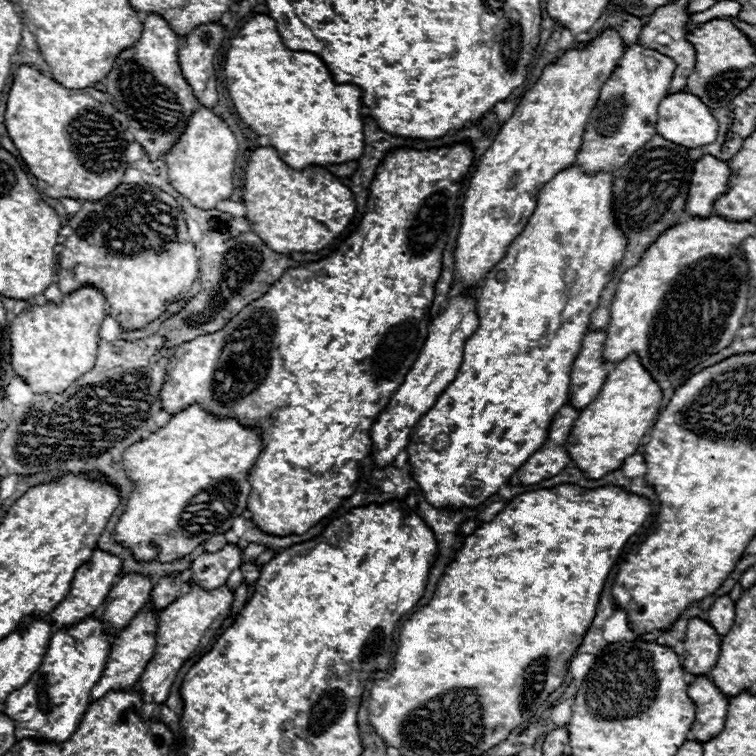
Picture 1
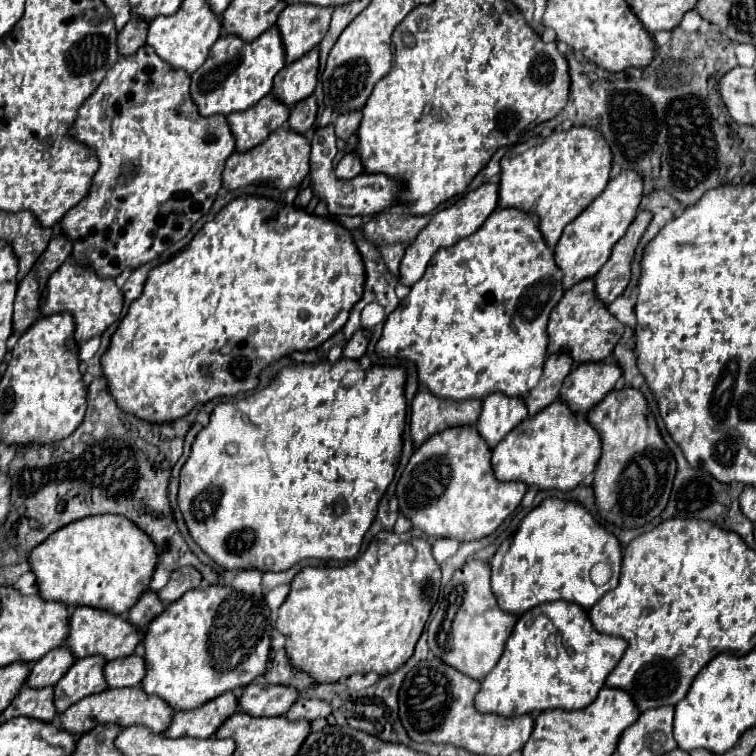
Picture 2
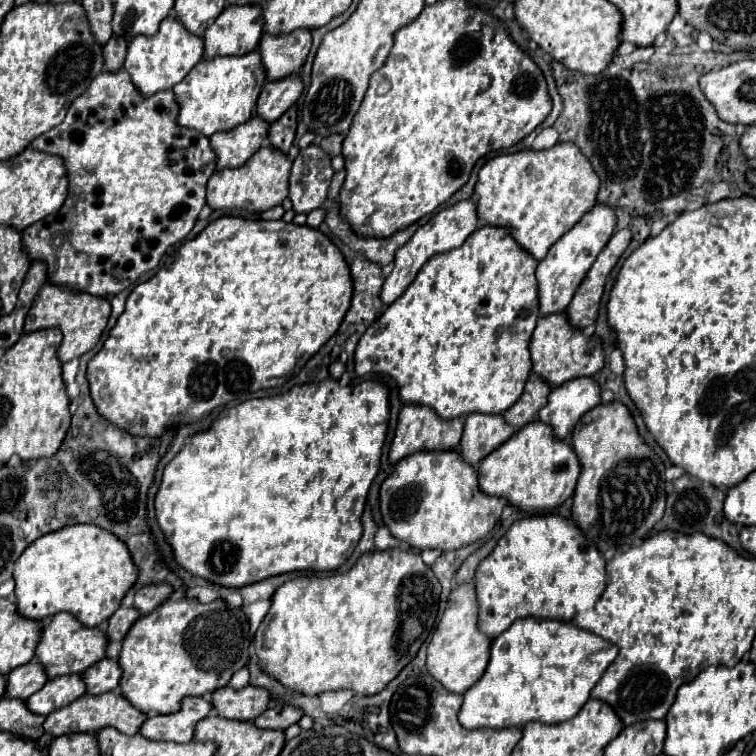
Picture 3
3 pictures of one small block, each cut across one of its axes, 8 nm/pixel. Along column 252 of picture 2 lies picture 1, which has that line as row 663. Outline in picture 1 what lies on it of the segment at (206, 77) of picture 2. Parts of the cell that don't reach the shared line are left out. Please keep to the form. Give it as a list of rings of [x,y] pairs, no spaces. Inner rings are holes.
[[[86,618],[68,630],[54,632],[48,644],[48,650],[42,658],[40,668],[32,674],[32,678],[18,690],[14,690],[8,700],[4,712],[20,722],[30,722],[36,714],[44,714],[46,722],[38,730],[24,730],[18,728],[16,738],[32,738],[32,740],[46,740],[52,744],[60,744],[70,738],[70,734],[80,724],[88,704],[90,704],[90,690],[100,680],[102,670],[108,660],[112,636],[108,636],[102,628],[98,618]]]

